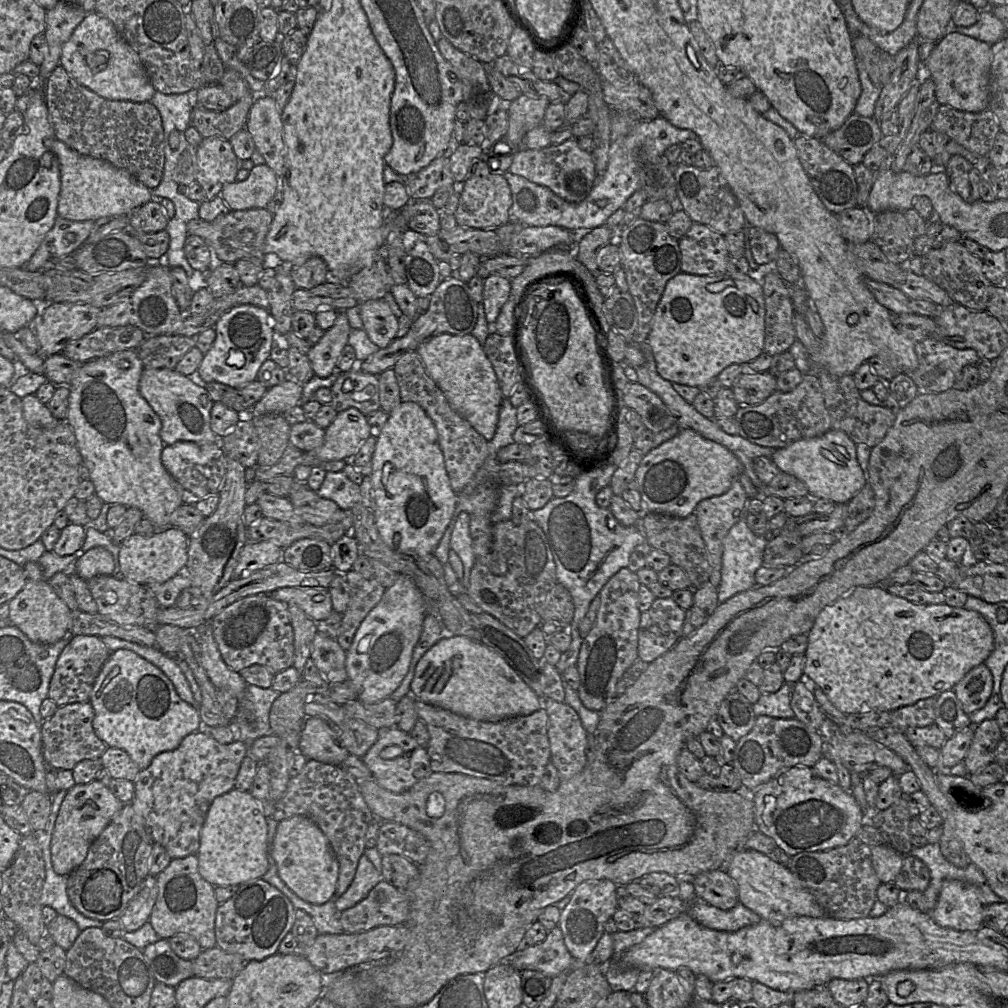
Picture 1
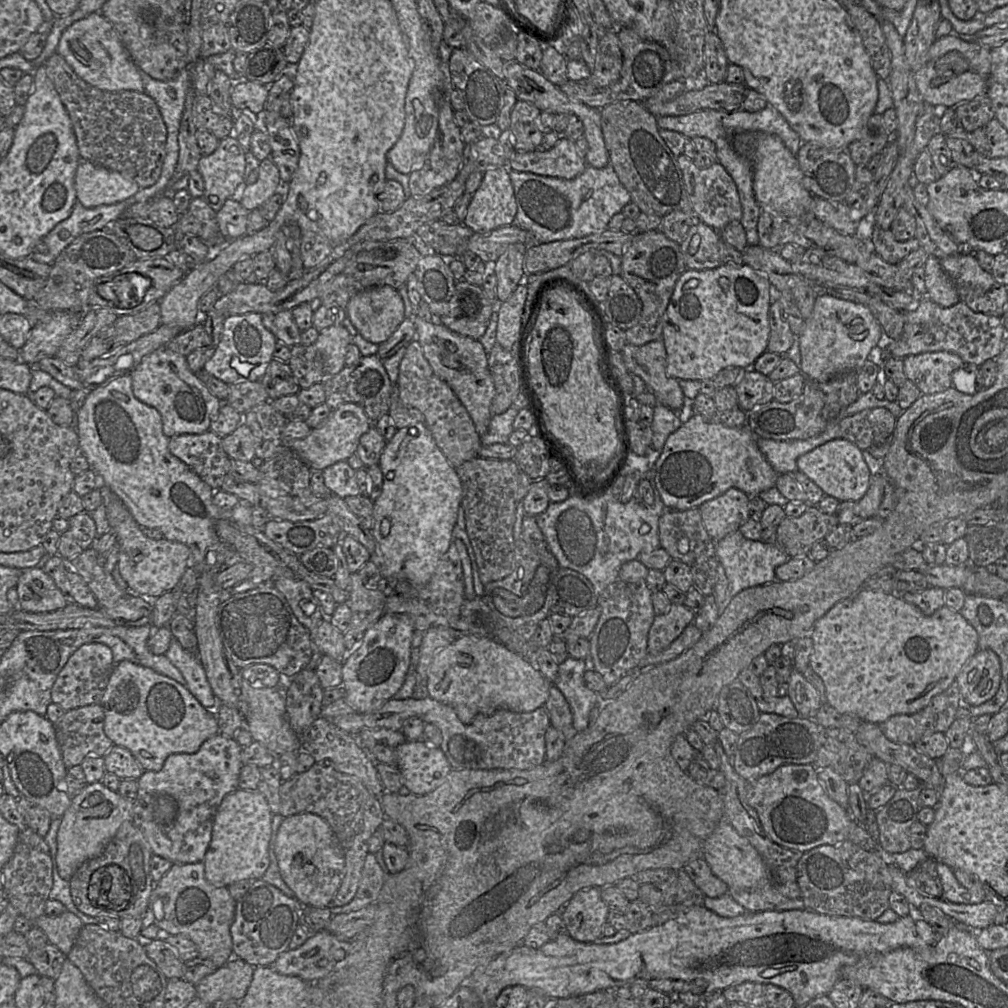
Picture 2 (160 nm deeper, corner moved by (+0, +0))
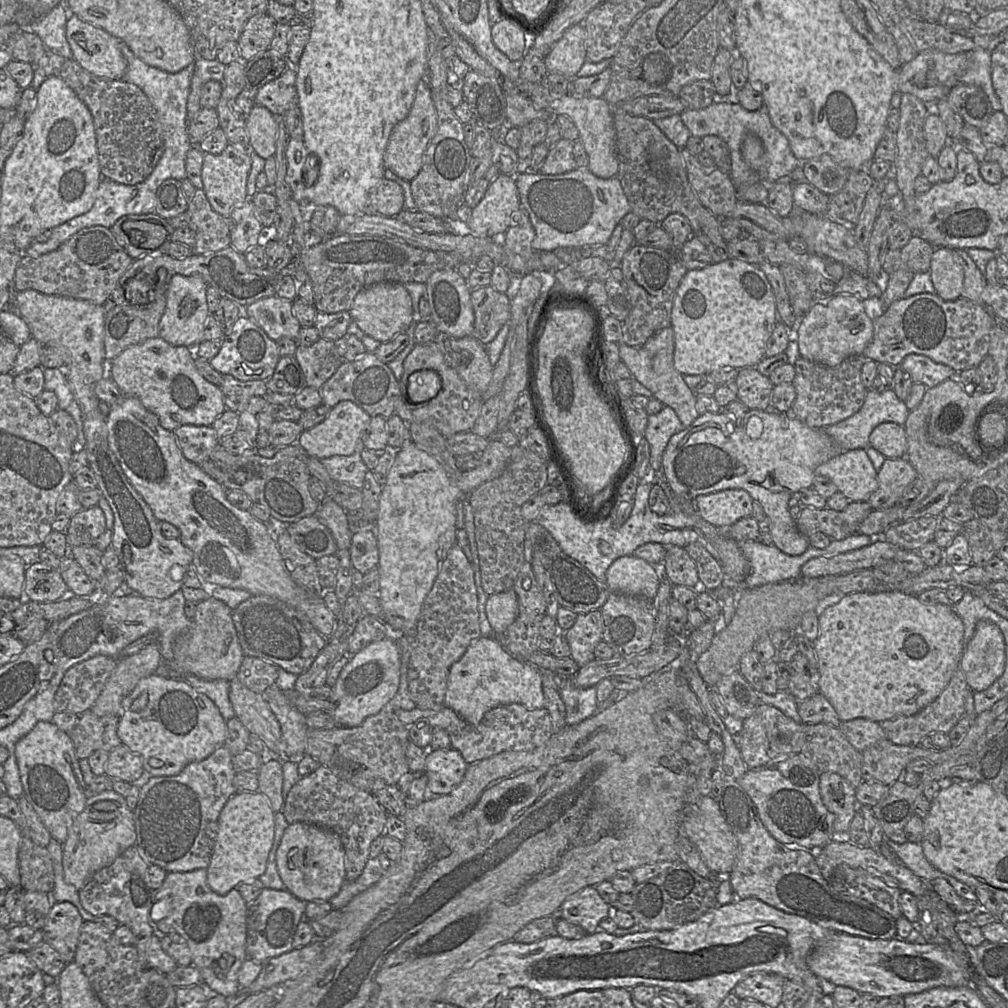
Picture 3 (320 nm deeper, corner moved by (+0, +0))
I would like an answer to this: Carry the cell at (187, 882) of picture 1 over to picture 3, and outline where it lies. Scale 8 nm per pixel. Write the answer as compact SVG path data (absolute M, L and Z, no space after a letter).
M207 869L188 872L168 872L162 886L152 892L154 902L150 918L156 928L165 933L178 933L192 954L192 965L201 973L202 984L209 993L236 997L240 992L238 973L248 957L247 917L248 904L238 889L218 895L207 885Z

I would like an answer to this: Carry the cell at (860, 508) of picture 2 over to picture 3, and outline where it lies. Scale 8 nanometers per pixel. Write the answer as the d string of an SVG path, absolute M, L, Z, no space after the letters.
M886 458L877 473L878 488L869 497L873 510L883 510L898 505L905 488L918 478L918 473L906 458Z

